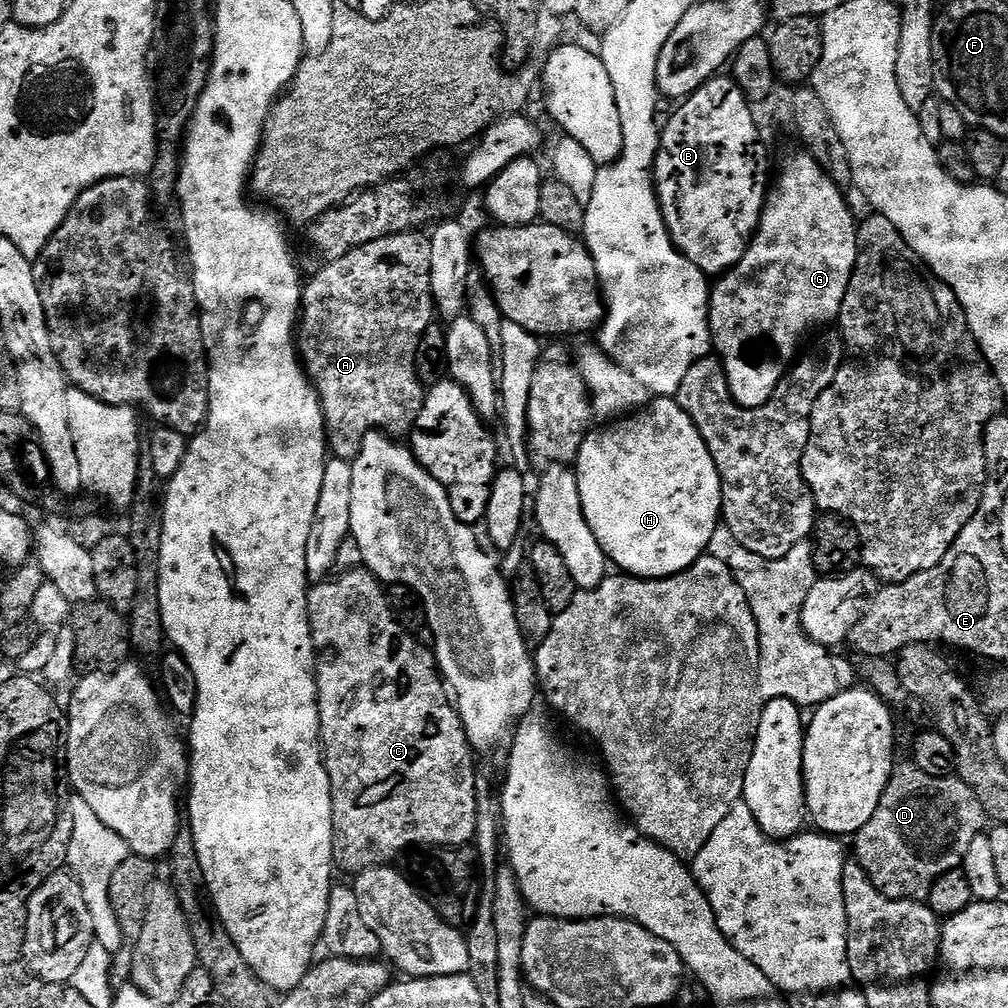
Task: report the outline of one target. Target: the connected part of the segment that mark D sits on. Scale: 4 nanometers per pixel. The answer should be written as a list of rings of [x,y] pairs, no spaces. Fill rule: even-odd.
[[[905,762],[892,773],[890,782],[882,794],[882,802],[878,802],[878,810],[874,810],[874,818],[862,826],[854,837],[856,843],[855,863],[862,866],[870,882],[882,894],[895,900],[927,901],[930,886],[942,874],[961,867],[966,858],[966,850],[970,850],[970,842],[985,831],[986,817],[982,810],[982,802],[955,775],[942,778],[930,778],[930,774],[922,774],[916,765]]]

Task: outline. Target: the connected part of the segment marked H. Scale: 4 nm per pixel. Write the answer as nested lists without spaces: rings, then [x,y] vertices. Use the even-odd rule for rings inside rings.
[[[656,398],[645,404],[640,411],[617,418],[600,427],[604,428],[598,429],[597,432],[589,431],[585,435],[574,465],[578,494],[582,498],[582,514],[590,526],[590,530],[594,530],[594,538],[598,538],[598,546],[602,546],[602,550],[615,567],[616,564],[620,567],[617,569],[621,573],[638,576],[642,580],[664,580],[668,576],[676,576],[679,572],[685,572],[696,559],[707,553],[710,538],[713,537],[716,528],[722,524],[724,506],[718,466],[714,466],[714,458],[710,454],[710,450],[706,446],[702,434],[698,434],[698,426],[694,426],[690,414],[686,414],[686,410],[682,410],[682,406],[676,403],[675,399]]]

